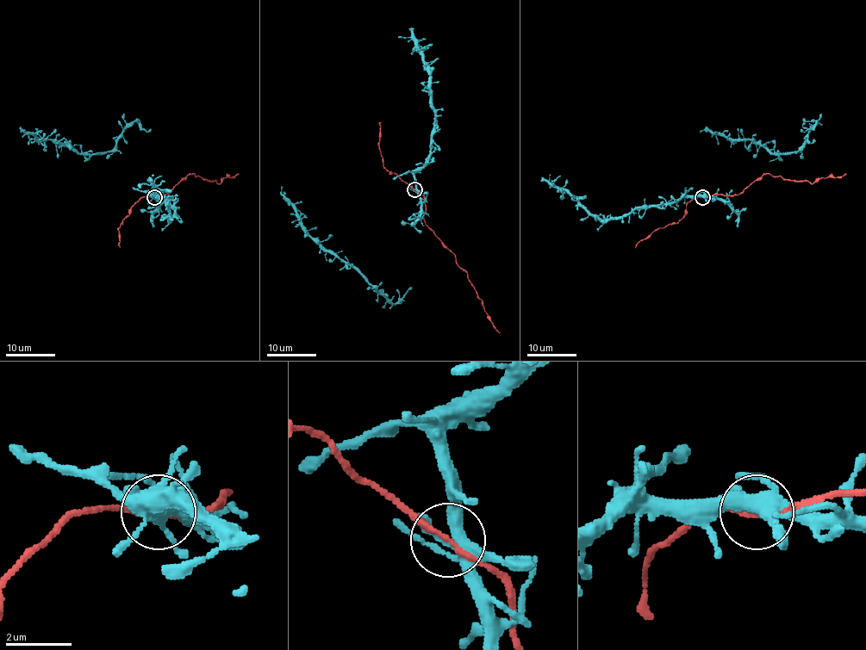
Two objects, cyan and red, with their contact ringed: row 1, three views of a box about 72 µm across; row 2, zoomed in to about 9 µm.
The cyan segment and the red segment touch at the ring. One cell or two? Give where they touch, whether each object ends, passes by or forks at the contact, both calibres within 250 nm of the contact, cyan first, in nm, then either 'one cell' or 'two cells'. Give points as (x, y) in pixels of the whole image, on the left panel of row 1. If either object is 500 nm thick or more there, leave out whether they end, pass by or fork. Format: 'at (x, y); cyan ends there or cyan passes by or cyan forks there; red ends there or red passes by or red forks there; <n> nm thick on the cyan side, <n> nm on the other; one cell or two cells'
at (154, 197); cyan forks there; red passes by; 320 nm thick on the cyan side, 150 nm on the other; one cell

